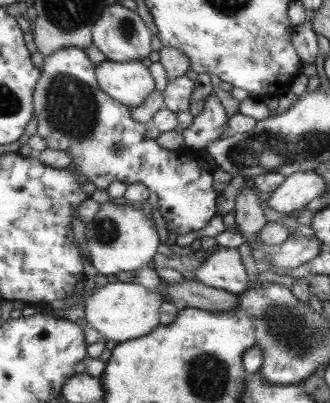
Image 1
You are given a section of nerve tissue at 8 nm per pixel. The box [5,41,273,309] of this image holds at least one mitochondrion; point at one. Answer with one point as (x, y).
(71, 107)

